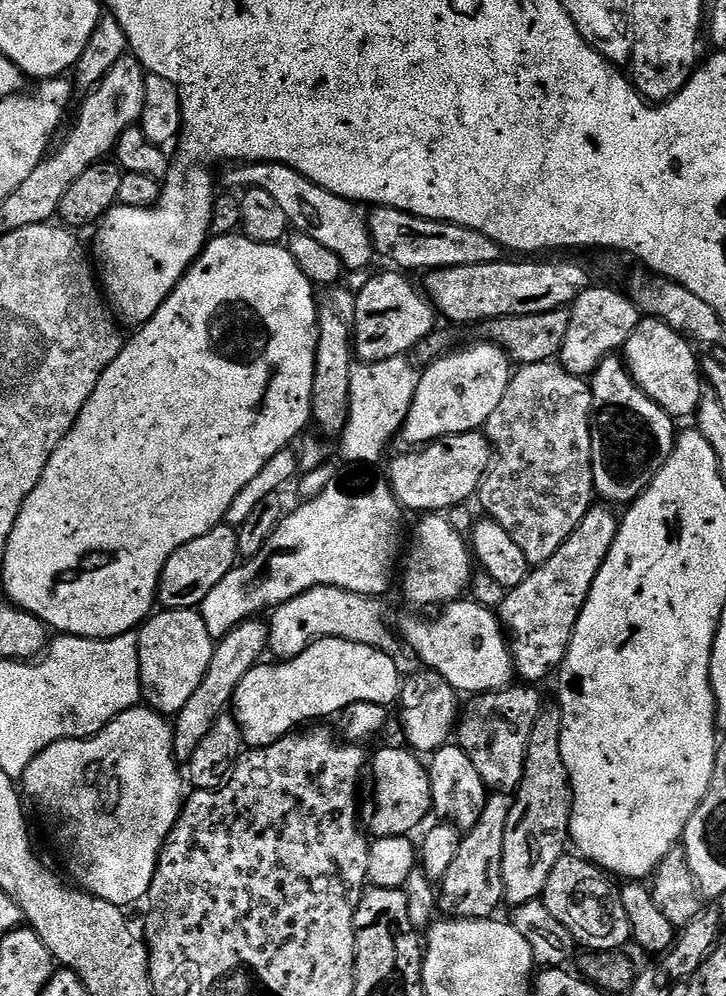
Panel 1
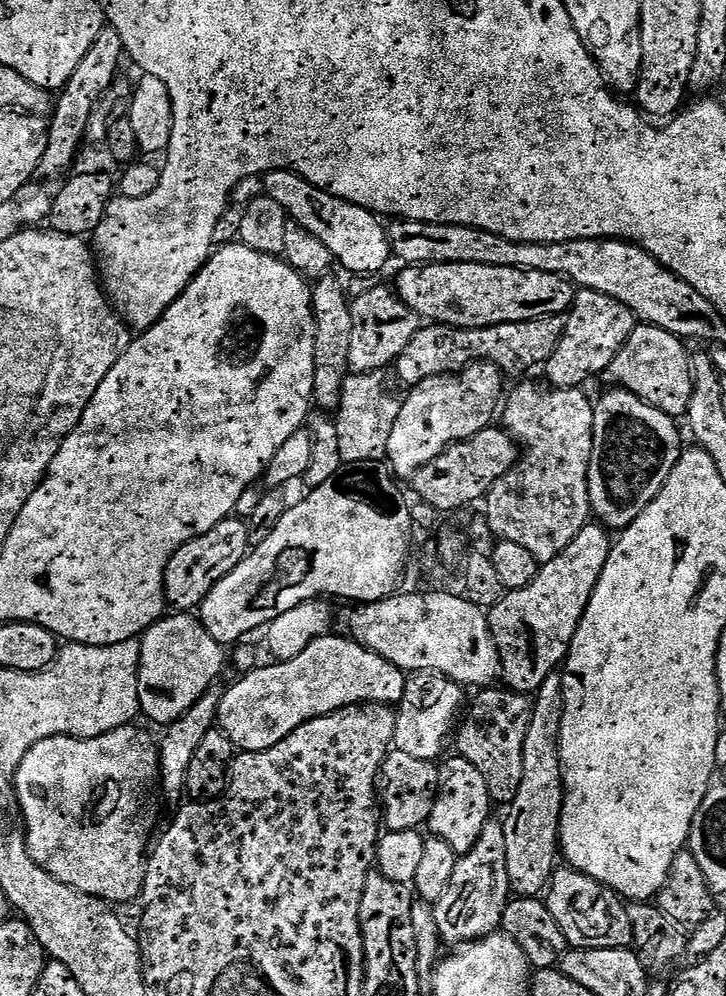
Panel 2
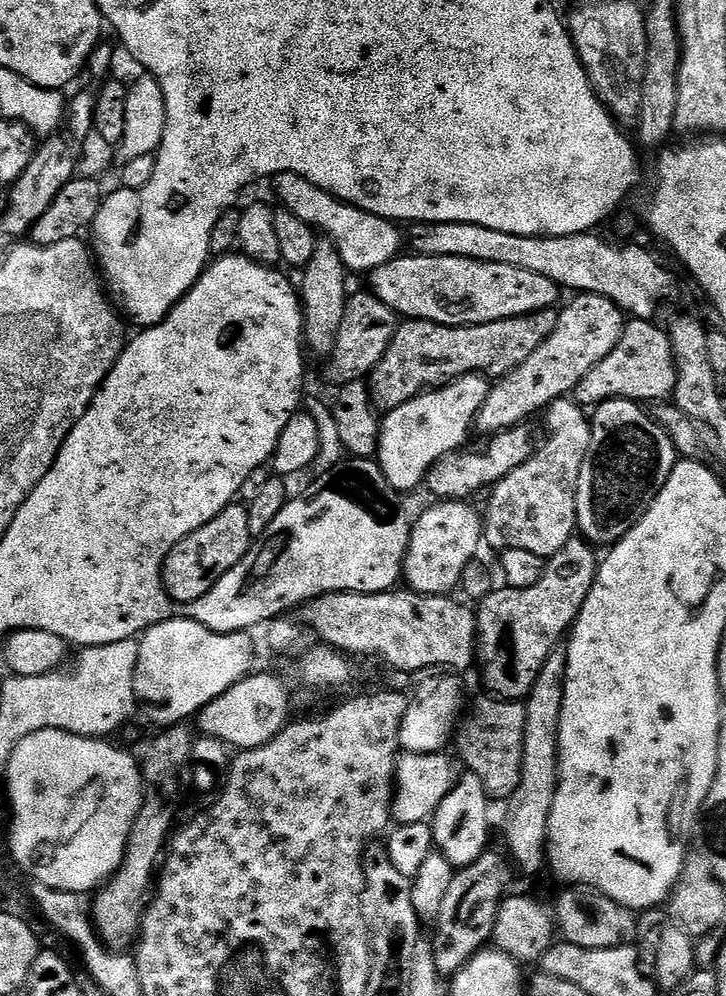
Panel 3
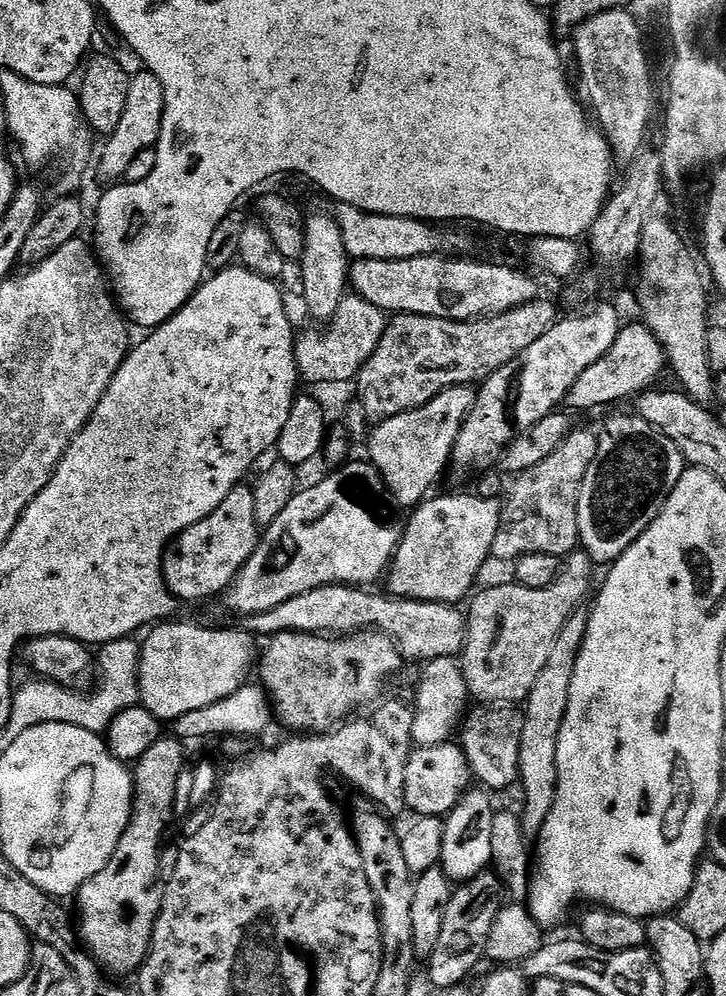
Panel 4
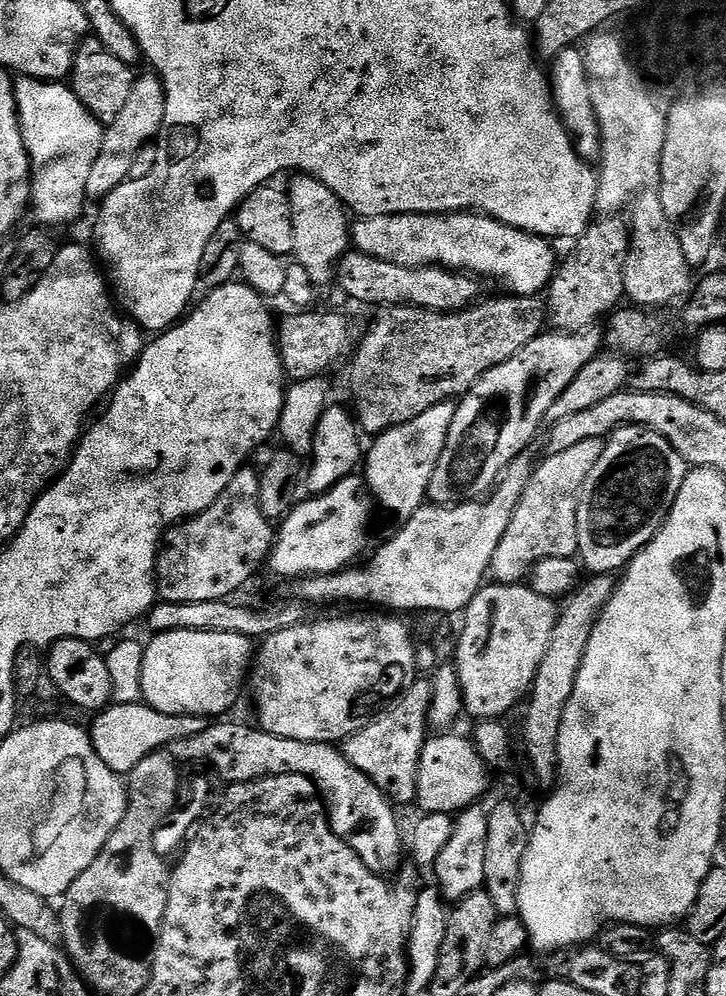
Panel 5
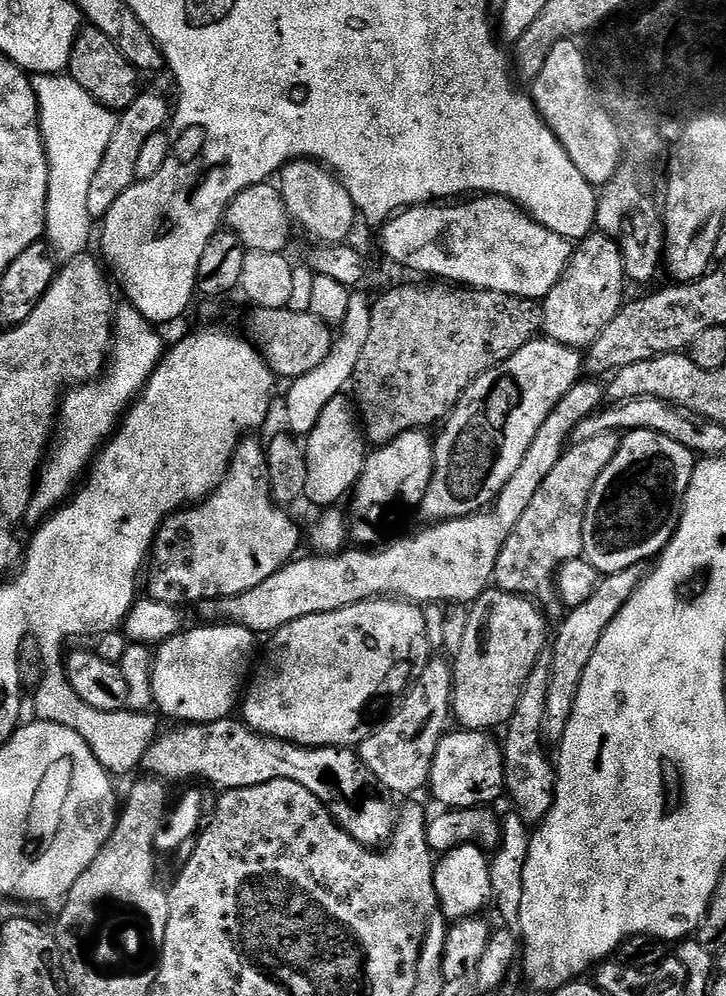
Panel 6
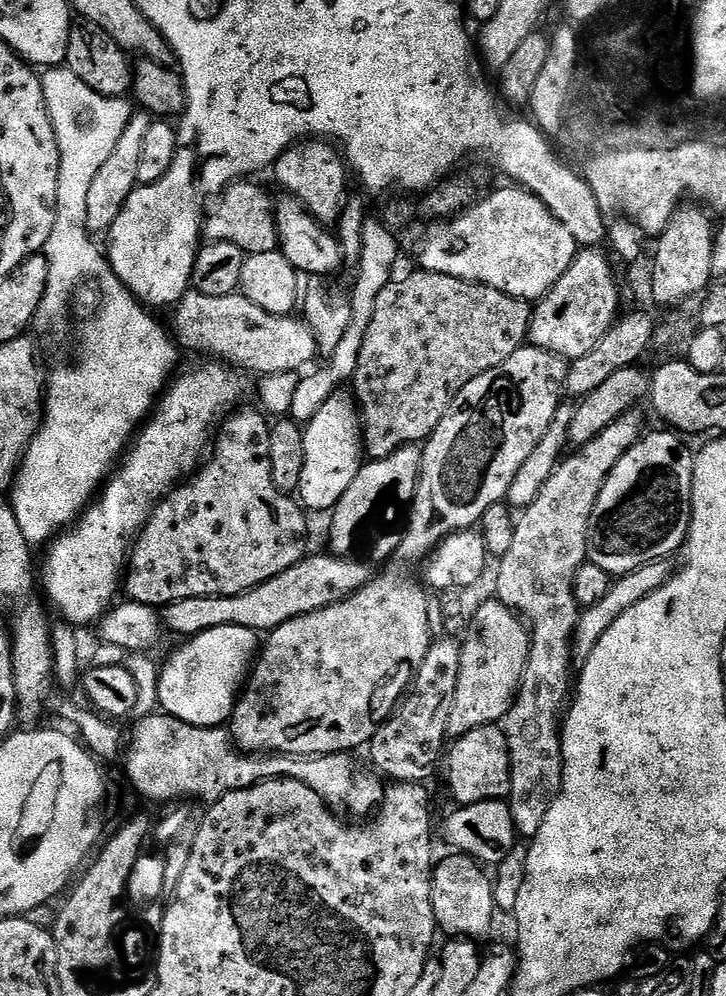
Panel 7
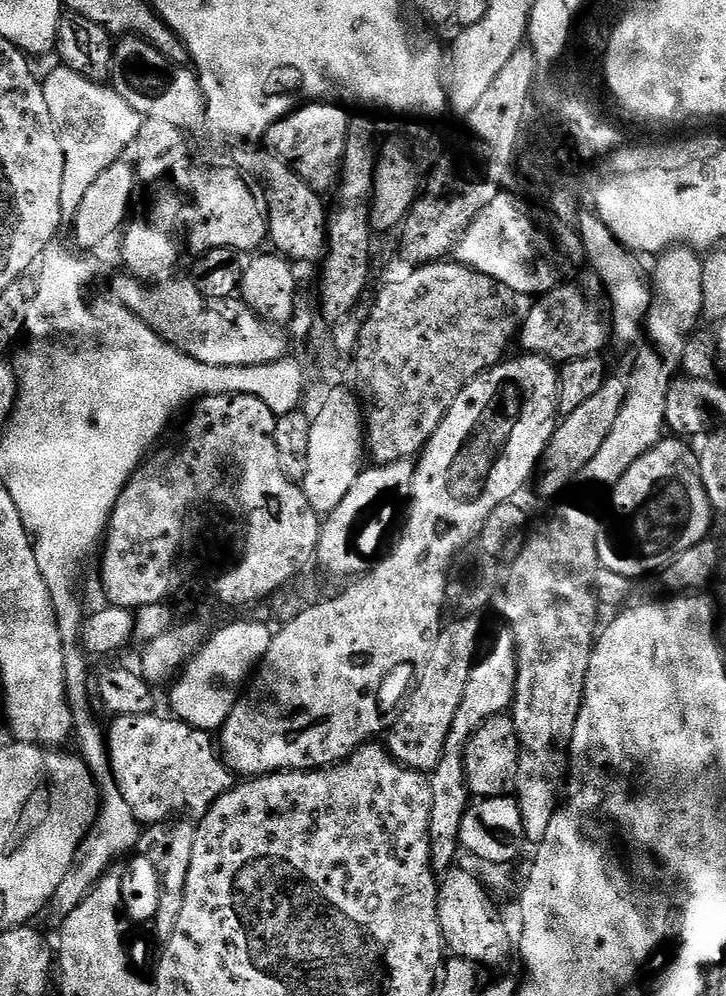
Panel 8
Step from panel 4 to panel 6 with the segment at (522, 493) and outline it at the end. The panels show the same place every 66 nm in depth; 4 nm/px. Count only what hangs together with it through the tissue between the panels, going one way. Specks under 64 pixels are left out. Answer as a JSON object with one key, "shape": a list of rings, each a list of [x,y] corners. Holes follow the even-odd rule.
{"shape":[[[607,432],[598,434],[594,438],[588,439],[587,442],[572,444],[565,451],[558,466],[554,466],[554,470],[550,470],[550,474],[546,474],[546,482],[542,482],[542,486],[538,486],[538,494],[534,494],[530,507],[523,512],[522,518],[518,518],[518,526],[514,526],[510,538],[506,538],[506,542],[498,554],[494,577],[495,587],[501,588],[503,592],[512,592],[515,596],[529,598],[553,595],[554,577],[558,569],[566,562],[583,557],[582,522],[586,502],[590,498],[590,490],[594,486],[598,474],[602,474],[602,470],[606,470],[606,466],[610,466],[610,458],[614,458],[619,445],[620,436],[614,432]]]}

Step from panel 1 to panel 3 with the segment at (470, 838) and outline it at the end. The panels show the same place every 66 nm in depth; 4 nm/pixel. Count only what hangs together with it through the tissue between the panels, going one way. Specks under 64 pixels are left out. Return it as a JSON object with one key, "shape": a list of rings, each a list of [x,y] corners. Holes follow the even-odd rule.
{"shape":[[[485,850],[470,867],[459,869],[450,882],[450,890],[446,890],[446,898],[442,898],[442,908],[434,921],[436,936],[431,937],[434,966],[441,977],[455,976],[491,941],[500,901],[506,895],[504,864],[492,851]]]}

